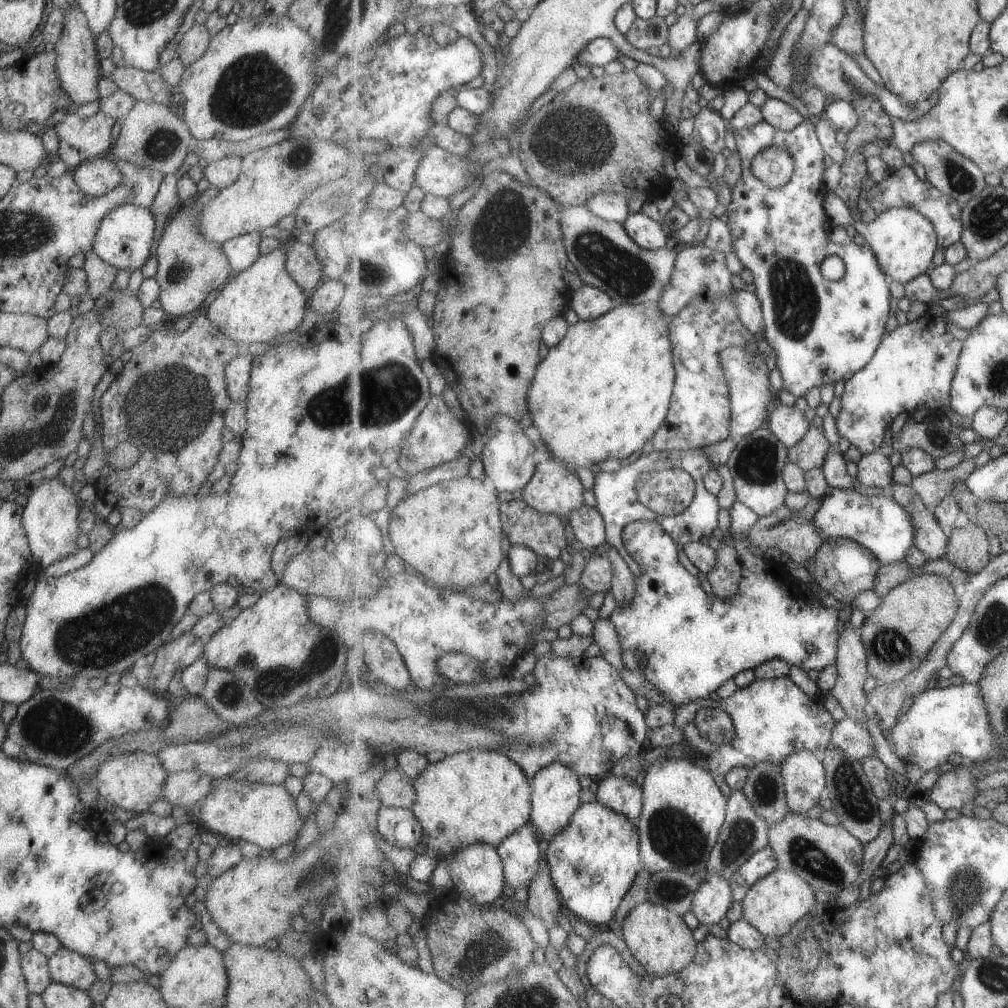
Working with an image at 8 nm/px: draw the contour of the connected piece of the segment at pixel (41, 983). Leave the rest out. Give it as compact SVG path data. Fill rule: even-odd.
M36 949L21 954L21 967L31 993L42 994L52 982L48 957Z

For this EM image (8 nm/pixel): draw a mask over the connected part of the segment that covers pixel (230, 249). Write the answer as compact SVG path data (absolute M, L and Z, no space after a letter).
M250 233L223 242L223 251L234 273L248 268L261 255L259 246L262 239L260 233Z

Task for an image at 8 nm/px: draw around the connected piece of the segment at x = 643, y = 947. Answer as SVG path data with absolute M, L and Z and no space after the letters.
M652 900L646 901L644 904L634 909L630 916L625 920L623 934L631 952L635 958L648 970L648 974L657 977L665 977L672 973L679 973L685 968L696 964L696 958L699 954L699 940L695 937L695 931L687 923L685 917L681 914L672 912L667 906L657 905Z

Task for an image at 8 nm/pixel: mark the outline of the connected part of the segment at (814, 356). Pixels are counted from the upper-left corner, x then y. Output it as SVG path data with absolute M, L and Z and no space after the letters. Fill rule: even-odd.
M764 120L755 127L735 129L738 151L742 156L741 179L733 188L733 199L728 206L729 227L734 235L735 254L746 268L754 274L756 294L762 299L765 312L767 342L777 353L778 368L784 378L784 388L796 398L806 398L812 389L826 384L849 381L860 370L866 368L876 356L886 332L886 324L892 316L892 279L880 264L876 251L866 244L859 246L854 241L839 244L830 240L820 224L820 216L826 216L824 208L829 192L824 175L826 150L818 136L816 124L804 121L793 131L783 131ZM780 147L789 150L796 161L796 170L790 184L773 189L760 180L753 171L756 156L765 148ZM806 224L814 224L814 230L806 234ZM832 255L842 256L848 263L847 275L834 282L823 273L823 264Z

